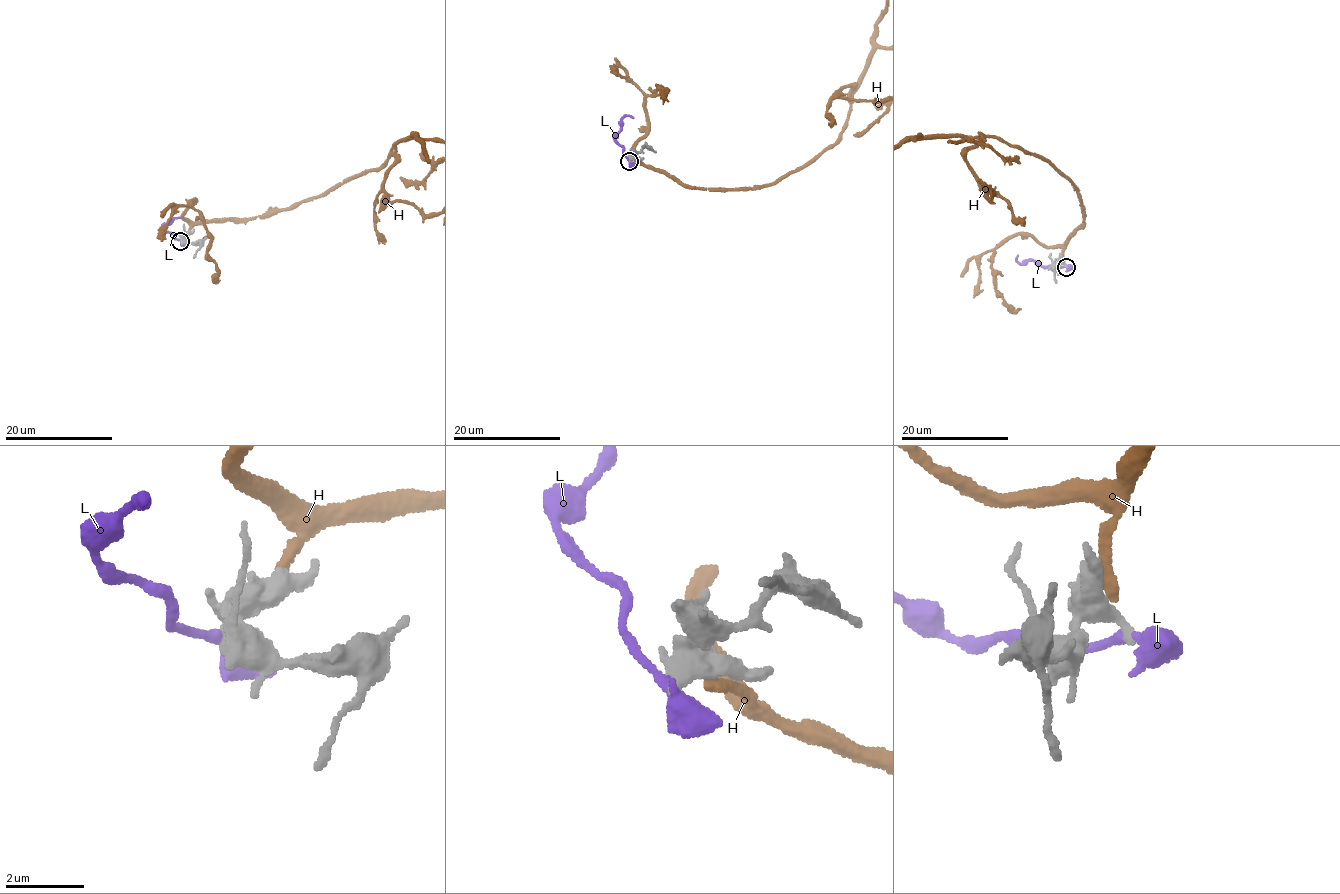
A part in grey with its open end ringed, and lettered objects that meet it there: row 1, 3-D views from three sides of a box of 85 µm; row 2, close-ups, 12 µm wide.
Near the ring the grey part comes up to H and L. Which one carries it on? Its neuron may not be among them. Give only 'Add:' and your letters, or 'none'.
Add: none

